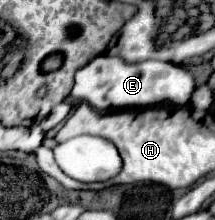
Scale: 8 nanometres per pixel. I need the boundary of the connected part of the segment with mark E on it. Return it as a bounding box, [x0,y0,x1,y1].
[71,54,195,112]

